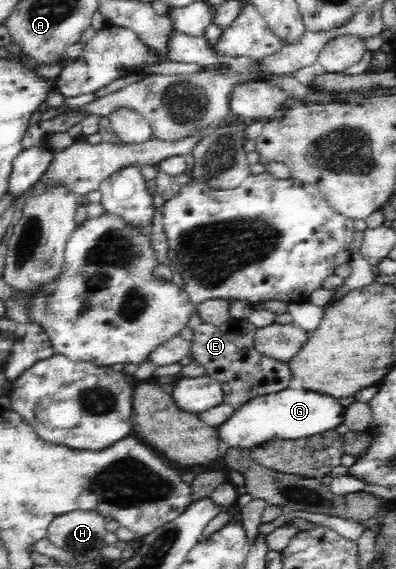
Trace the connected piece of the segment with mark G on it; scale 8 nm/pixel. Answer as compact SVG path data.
M283 389L282 392L256 397L236 410L228 421L217 427L220 441L228 447L252 450L272 438L310 437L342 424L346 409L334 398L312 390Z

